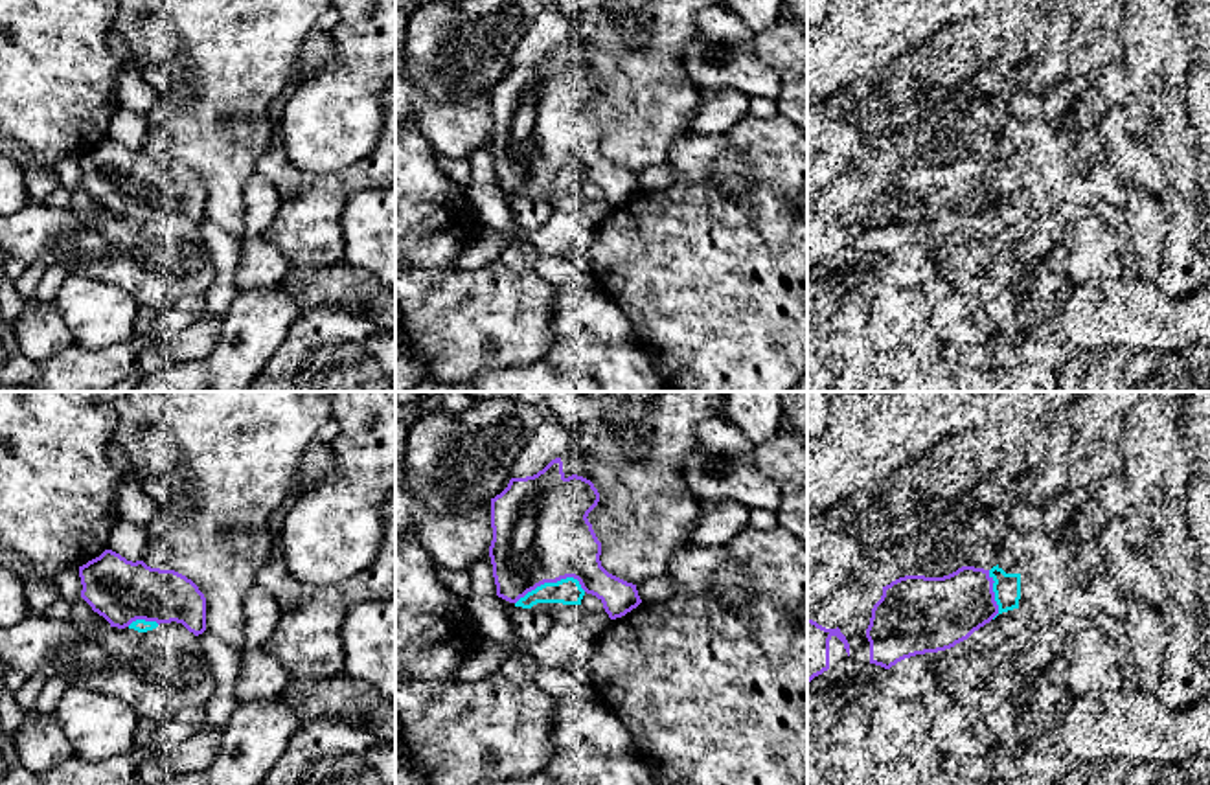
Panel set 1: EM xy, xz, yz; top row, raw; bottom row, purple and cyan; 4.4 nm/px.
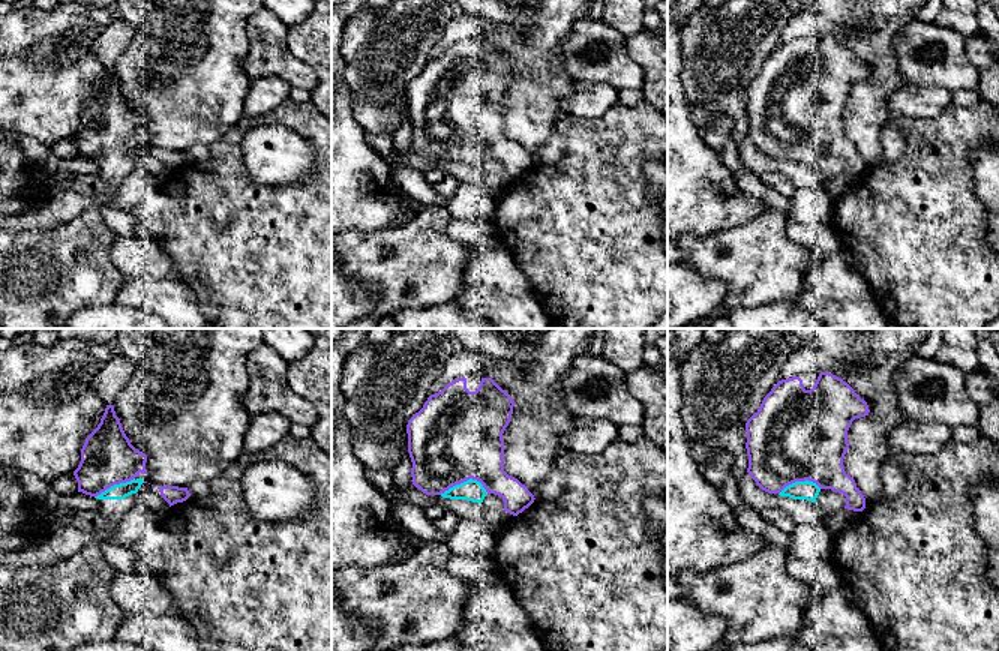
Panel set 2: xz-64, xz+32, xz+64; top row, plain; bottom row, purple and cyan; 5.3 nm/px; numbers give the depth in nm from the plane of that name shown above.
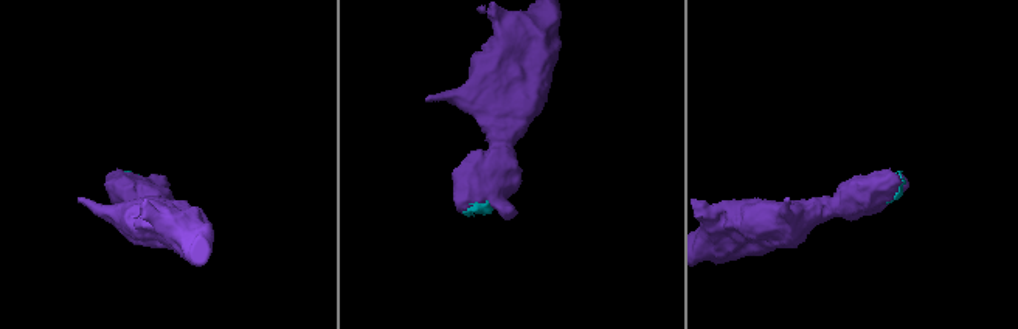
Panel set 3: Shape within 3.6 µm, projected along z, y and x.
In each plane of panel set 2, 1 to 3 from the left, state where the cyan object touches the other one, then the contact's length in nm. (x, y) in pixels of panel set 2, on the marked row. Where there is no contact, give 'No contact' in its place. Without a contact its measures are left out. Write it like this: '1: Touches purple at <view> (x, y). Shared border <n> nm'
1: Touches purple at xz-64 (113, 485). Shared border 220 nm
2: Touches purple at xz+32 (464, 480). Shared border 260 nm
3: Touches purple at xz+64 (800, 480). Shared border 240 nm

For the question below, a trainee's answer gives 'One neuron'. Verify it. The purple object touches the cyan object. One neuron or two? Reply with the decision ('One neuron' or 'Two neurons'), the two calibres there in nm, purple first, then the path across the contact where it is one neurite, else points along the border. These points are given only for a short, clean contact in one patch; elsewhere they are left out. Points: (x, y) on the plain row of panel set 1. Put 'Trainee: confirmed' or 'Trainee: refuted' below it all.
One neuron. Thickness 420 nm (purple) against 120 nm
Trainee: confirmed

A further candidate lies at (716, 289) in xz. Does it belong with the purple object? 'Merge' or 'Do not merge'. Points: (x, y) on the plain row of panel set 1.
Do not merge

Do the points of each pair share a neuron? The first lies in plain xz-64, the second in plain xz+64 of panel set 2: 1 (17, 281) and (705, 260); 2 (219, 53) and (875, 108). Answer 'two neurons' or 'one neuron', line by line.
1: one neuron
2: one neuron

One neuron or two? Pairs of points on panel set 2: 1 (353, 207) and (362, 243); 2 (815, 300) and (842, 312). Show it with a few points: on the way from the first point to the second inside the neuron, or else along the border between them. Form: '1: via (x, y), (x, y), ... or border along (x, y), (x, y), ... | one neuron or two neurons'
1: border along (390, 227), (372, 231), (347, 231) | two neurons
2: via (821, 306), (836, 312) | one neuron

